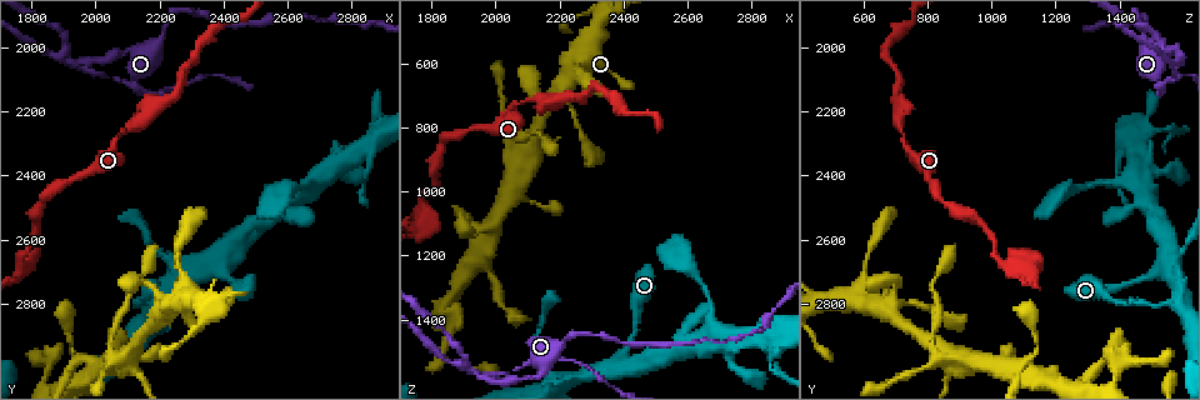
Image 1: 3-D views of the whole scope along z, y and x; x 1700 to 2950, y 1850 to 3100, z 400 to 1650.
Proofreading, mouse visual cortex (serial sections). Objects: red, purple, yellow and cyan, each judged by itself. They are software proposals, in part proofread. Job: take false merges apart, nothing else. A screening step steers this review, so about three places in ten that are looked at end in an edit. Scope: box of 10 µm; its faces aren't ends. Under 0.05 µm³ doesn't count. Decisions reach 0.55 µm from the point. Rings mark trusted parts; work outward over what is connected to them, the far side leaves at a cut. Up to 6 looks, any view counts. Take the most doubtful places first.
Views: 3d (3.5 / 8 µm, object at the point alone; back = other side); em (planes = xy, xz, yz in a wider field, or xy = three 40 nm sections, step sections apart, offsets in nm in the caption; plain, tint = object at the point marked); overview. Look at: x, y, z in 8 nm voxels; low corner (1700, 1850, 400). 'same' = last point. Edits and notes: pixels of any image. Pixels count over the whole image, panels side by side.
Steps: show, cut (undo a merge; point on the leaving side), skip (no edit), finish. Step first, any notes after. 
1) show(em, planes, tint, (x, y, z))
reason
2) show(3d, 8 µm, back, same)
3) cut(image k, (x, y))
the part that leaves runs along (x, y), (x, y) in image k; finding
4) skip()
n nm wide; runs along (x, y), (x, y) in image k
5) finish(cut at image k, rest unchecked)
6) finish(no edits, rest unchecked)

show(3d, 3.5 µm, (1920, 2040, 1560))
branch point

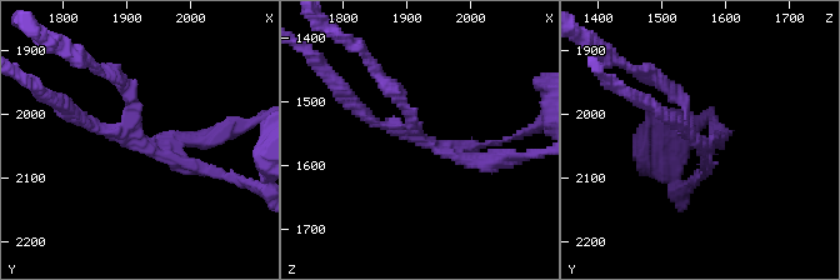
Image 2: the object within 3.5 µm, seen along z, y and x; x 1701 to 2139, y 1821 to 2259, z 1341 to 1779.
show(em, xy, step 2, tint, (1920, 2040, 1560))

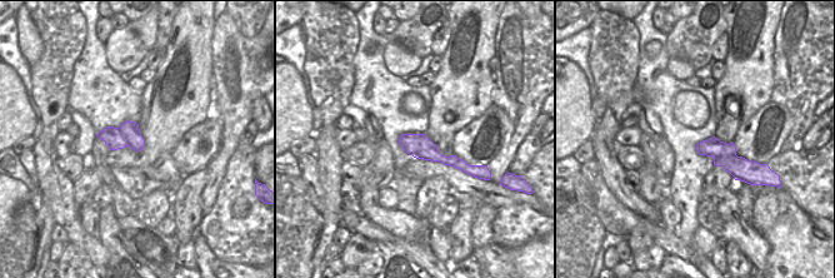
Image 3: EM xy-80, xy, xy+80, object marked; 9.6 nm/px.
cut(image 2, (406, 110))
the part that leaves runs along (419, 138), (376, 68) in image 2; a second cell is stuck on

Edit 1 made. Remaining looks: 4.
show(overview)

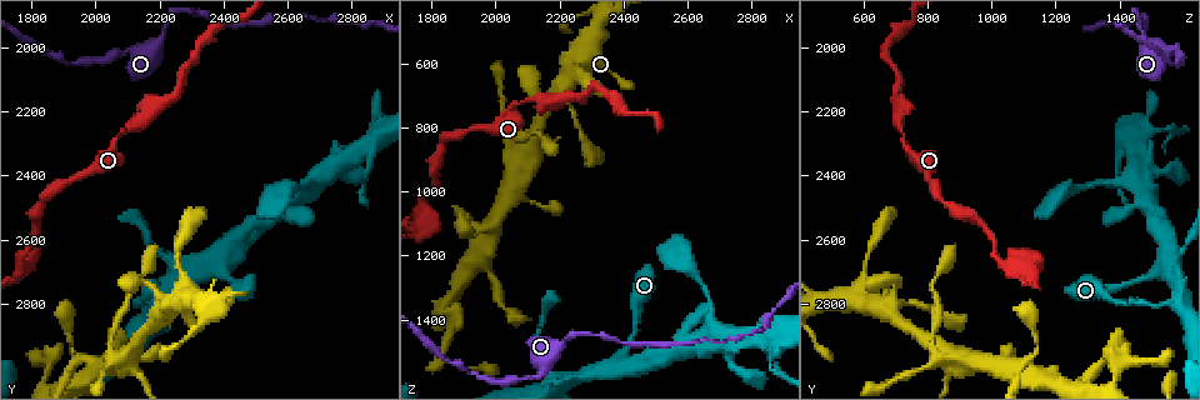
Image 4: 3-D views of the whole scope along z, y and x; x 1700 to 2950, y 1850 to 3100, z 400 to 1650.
show(3d, 3.5 µm, (1780, 2680, 1090))
three arms meet

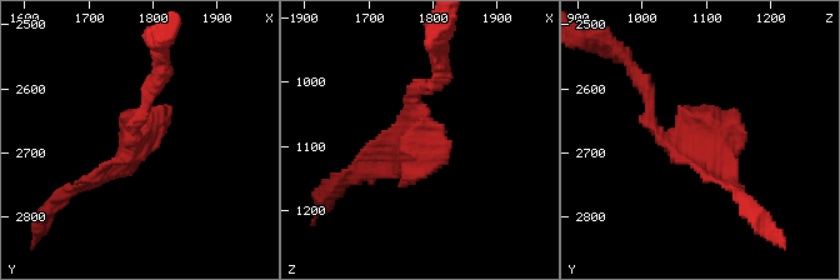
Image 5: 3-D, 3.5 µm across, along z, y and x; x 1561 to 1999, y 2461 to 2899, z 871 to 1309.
skip()
runs along (148, 98), (129, 159), (90, 179) in image 5; one cell here

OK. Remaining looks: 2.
show(3d, 3.5 µm, (1860, 3020, 1390))
sharp bend

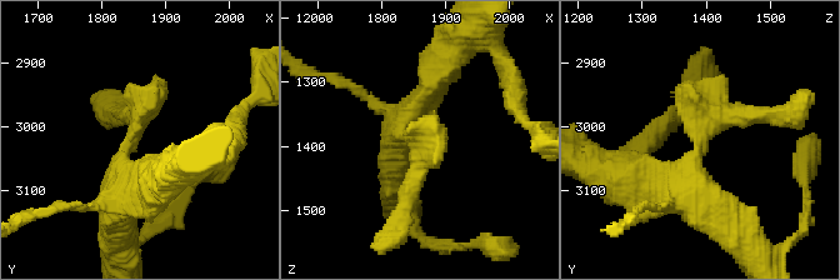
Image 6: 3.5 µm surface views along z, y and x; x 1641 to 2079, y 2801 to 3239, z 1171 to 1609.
show(em, xy, step 5, tint, (1850, 3010, 1400))

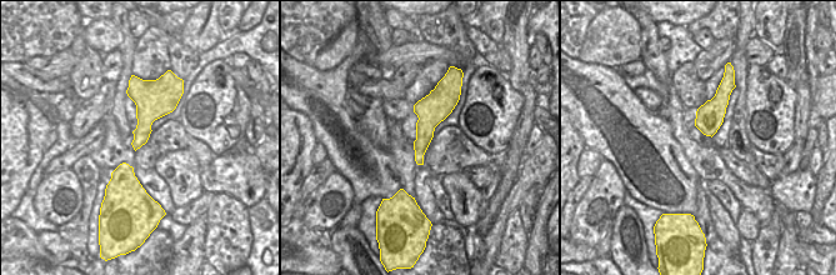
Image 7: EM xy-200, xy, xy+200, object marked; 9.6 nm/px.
skip()
runs along (666, 188), (720, 115), (778, 115) in image 6; continuous, no second cell

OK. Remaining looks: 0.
finish(cut at image 2, rest unchecked)

